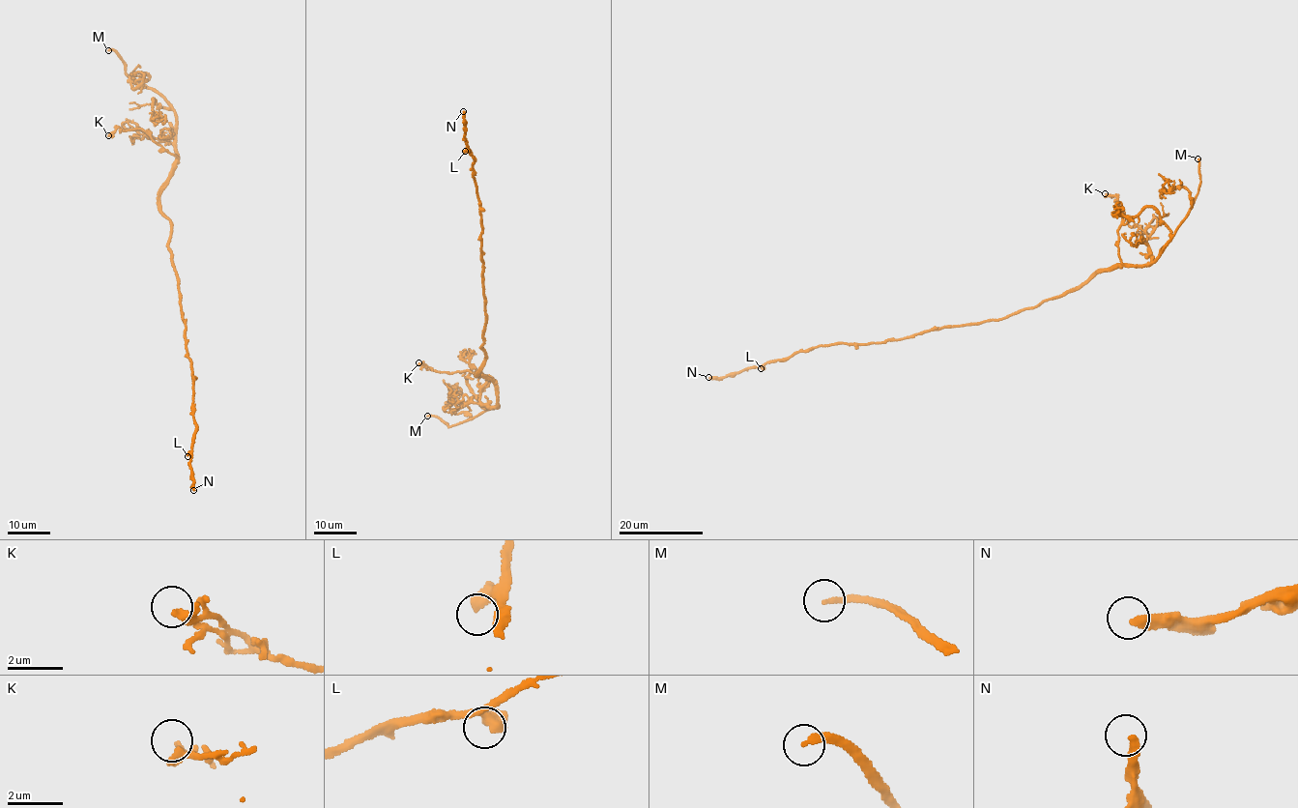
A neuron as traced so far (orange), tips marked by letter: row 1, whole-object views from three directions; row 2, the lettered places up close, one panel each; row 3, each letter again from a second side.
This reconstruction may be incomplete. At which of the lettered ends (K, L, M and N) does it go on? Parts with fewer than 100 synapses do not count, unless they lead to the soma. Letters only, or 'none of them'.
M, N

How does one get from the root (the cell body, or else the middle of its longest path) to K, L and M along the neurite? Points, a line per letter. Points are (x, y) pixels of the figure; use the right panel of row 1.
K: (1017, 313), (1075, 291), (1096, 273), (1121, 264), (1117, 231), (1124, 215), (1115, 195), (1105, 193)
L: (1017, 313), (997, 320), (931, 329), (883, 342), (812, 347), (766, 363), (761, 368)
M: (1017, 313), (1075, 291), (1096, 273), (1154, 260), (1188, 214), (1197, 191), (1200, 181), (1197, 158)

